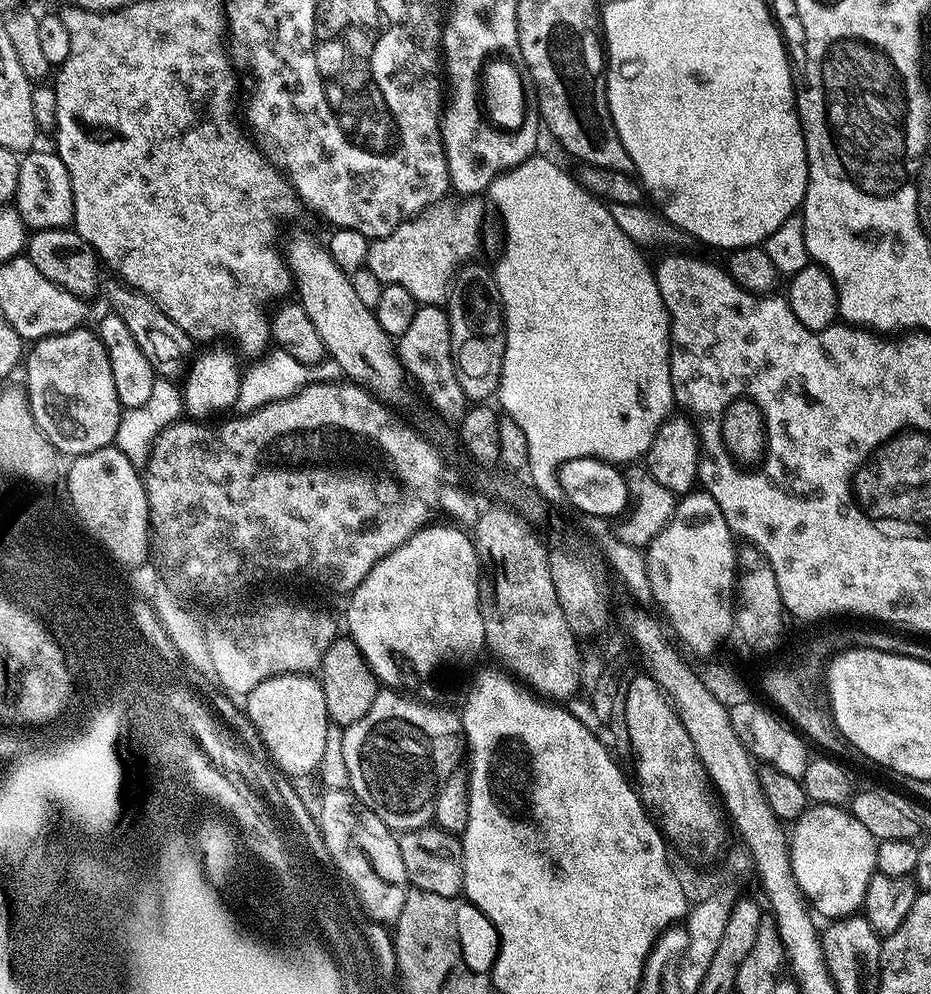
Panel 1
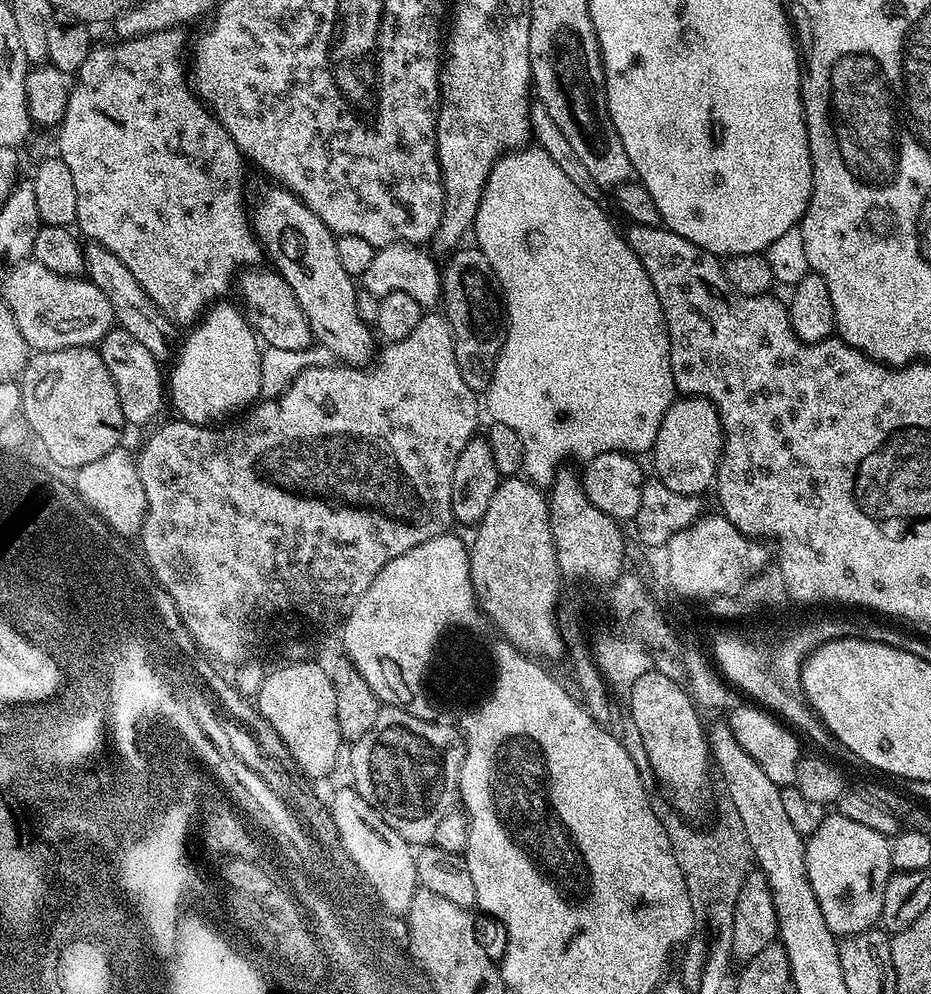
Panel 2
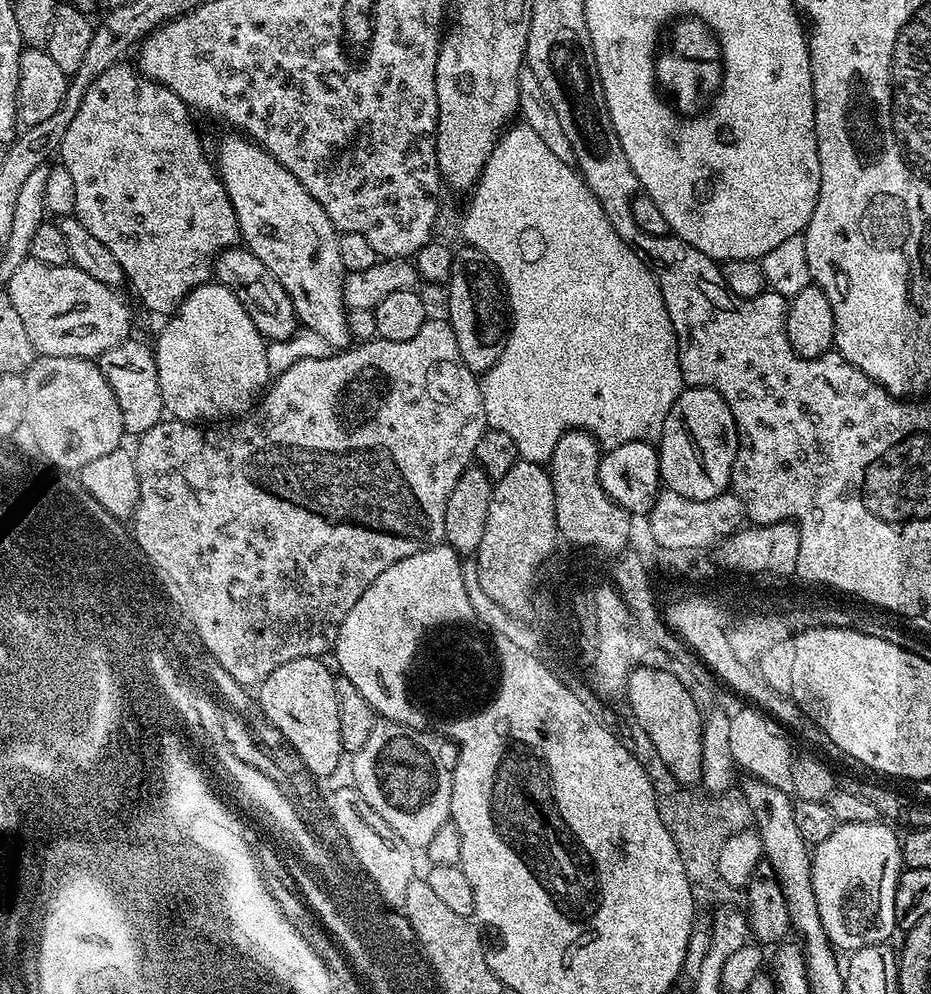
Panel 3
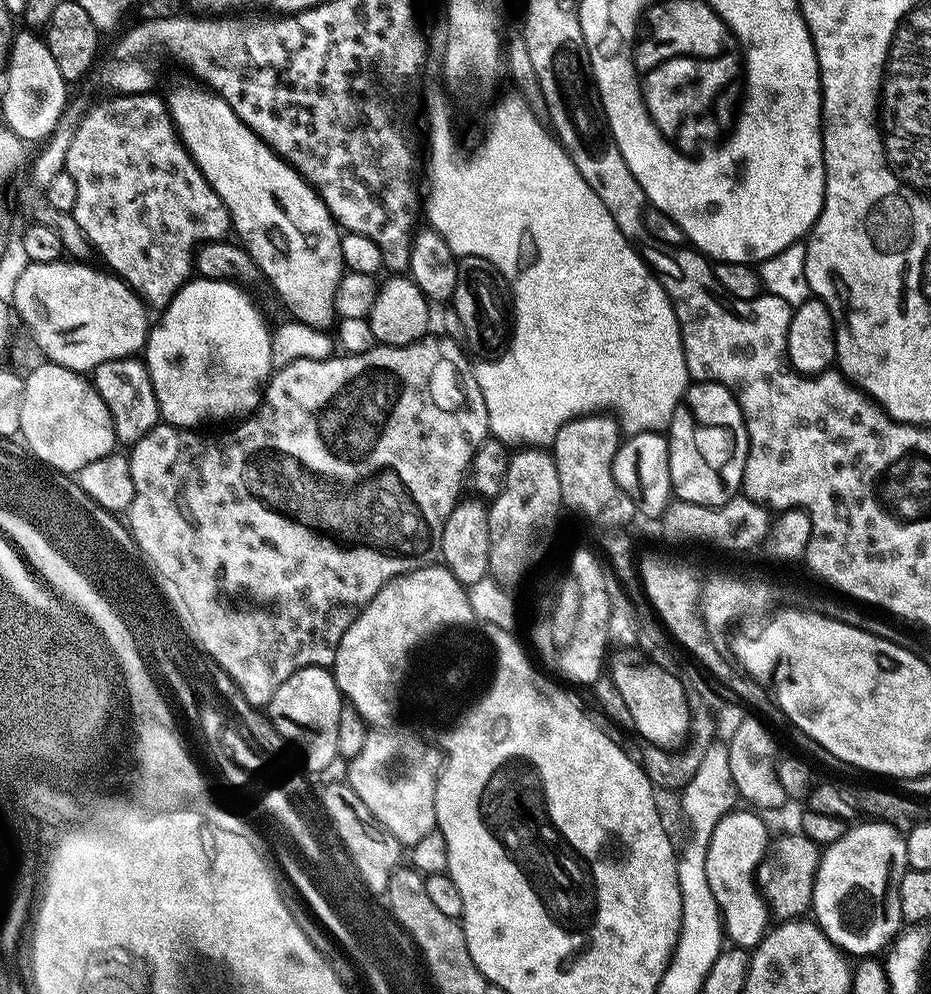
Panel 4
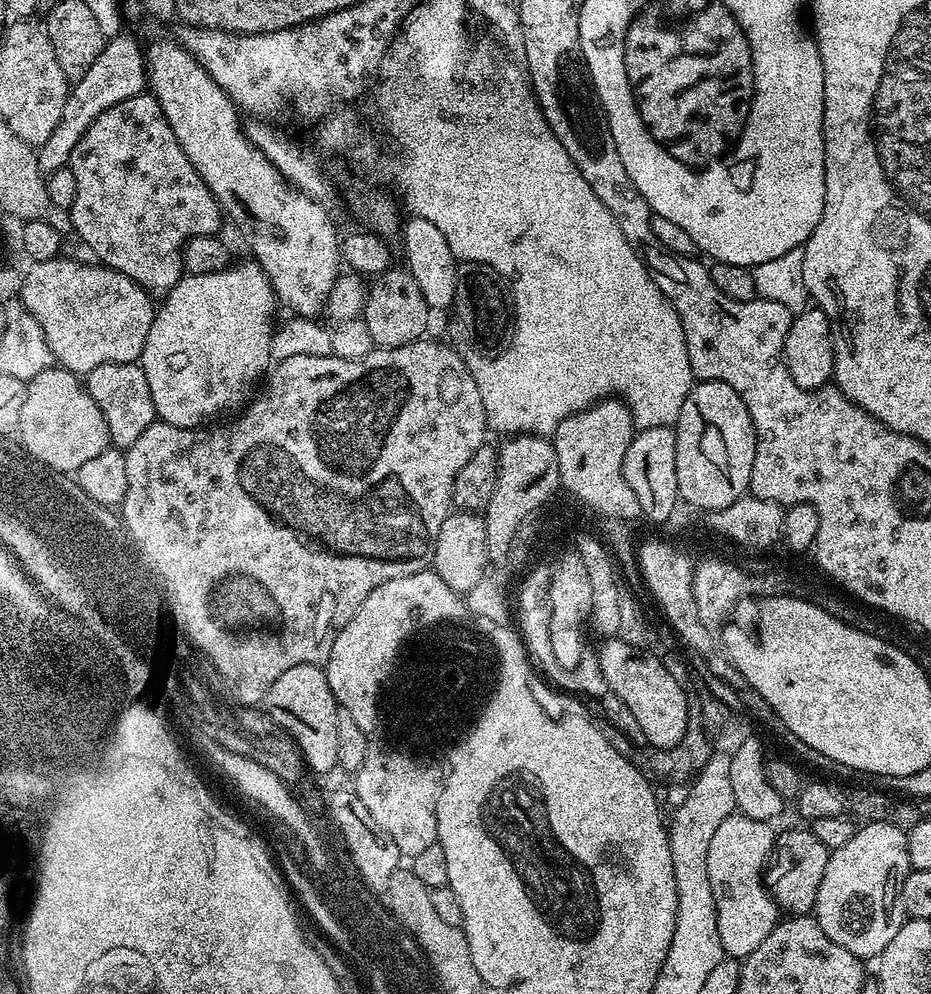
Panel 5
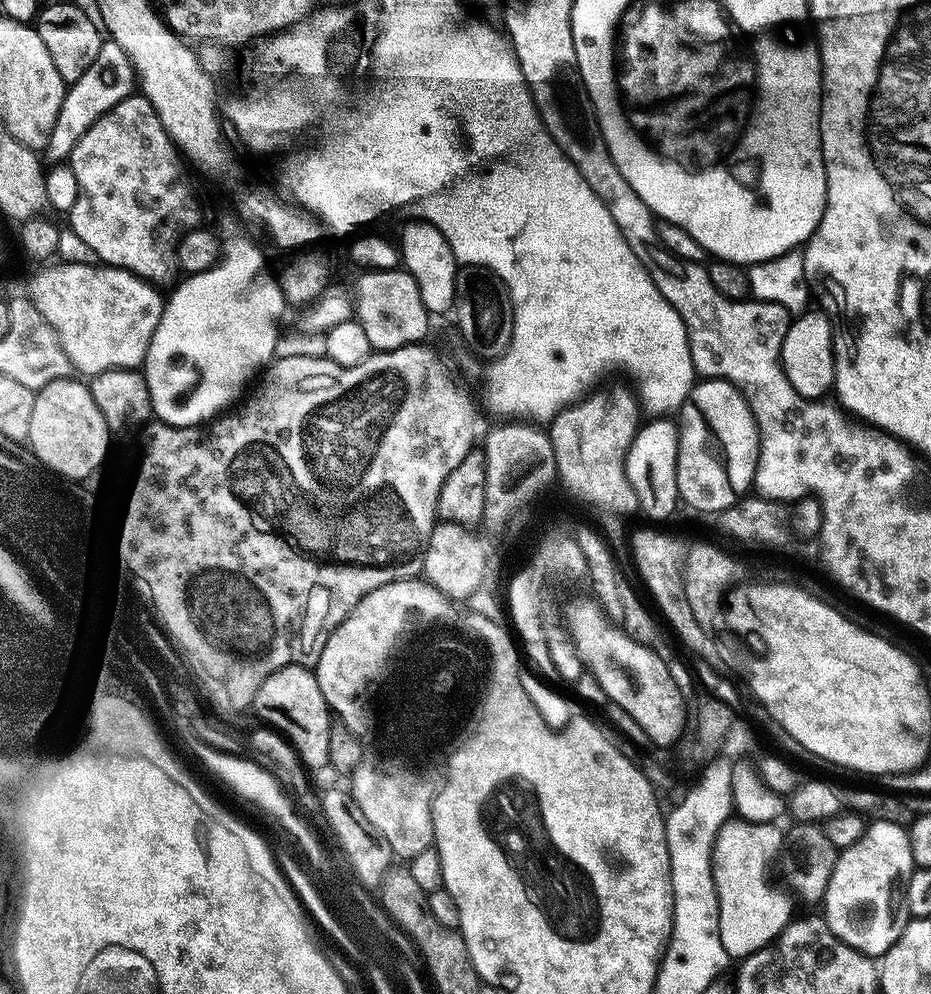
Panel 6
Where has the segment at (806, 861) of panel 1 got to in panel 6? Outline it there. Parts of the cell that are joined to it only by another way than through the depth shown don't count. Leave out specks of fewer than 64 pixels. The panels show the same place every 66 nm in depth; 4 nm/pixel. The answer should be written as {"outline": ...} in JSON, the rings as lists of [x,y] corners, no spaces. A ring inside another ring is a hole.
{"outline":[[[873,820],[853,845],[836,857],[834,874],[822,901],[822,919],[844,944],[879,958],[900,936],[896,915],[902,912],[904,888],[912,877],[912,851],[904,824]]]}

